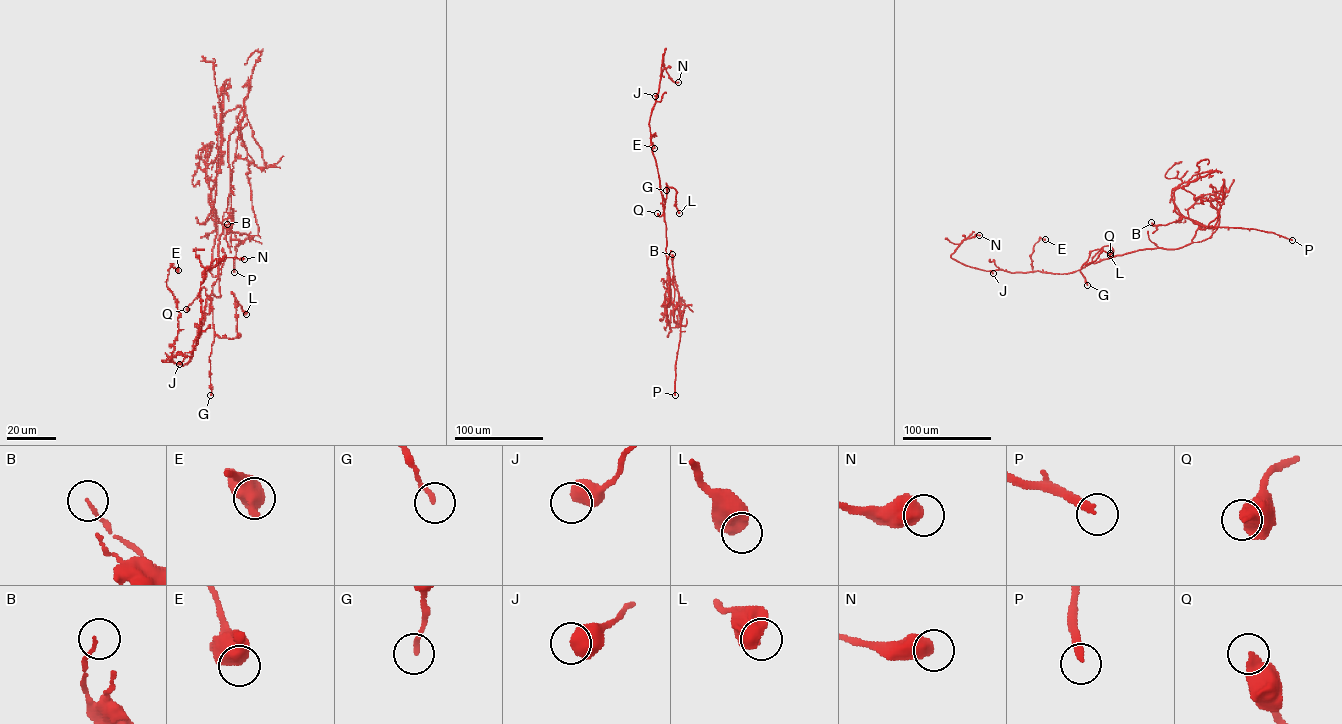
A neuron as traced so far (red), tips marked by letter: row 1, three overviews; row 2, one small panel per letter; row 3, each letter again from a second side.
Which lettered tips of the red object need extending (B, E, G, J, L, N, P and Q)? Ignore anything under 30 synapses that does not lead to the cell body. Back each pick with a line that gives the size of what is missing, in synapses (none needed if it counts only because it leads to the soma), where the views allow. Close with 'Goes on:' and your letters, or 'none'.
Goes on: P

